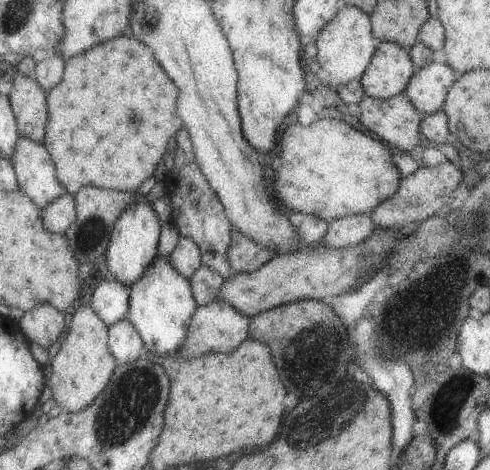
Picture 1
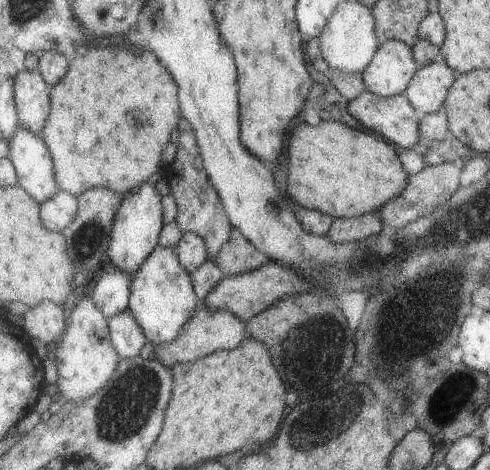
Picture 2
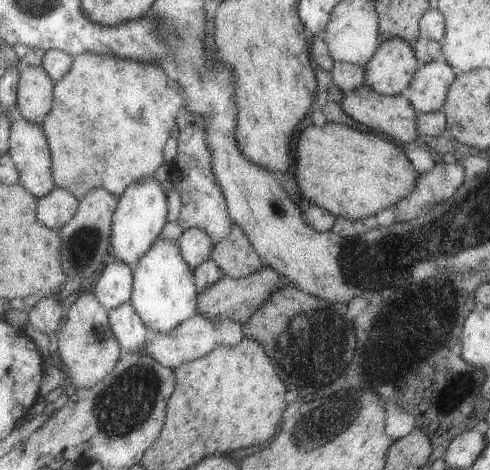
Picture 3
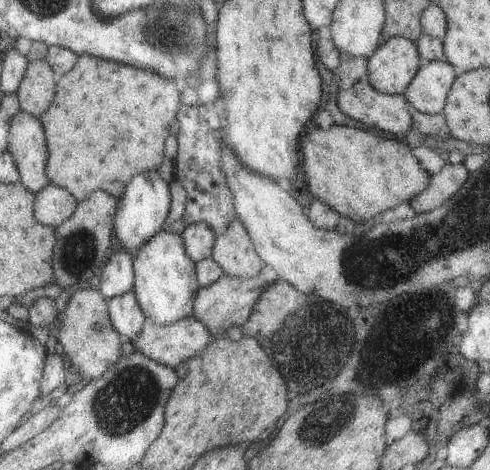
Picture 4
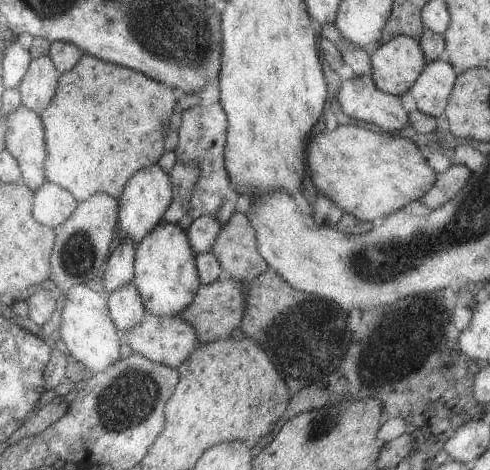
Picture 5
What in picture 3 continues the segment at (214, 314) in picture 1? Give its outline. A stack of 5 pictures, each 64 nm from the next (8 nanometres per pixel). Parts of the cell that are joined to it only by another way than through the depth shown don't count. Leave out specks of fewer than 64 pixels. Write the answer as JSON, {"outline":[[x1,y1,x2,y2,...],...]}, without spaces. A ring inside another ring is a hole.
{"outline":[[193,314,191,318,183,320,177,328,169,330,169,334,153,334,145,344,143,344,143,352,145,356,151,356,155,362,159,362,161,366,173,370,175,366,179,366,185,360,193,360,199,356,207,356,211,348,215,346,235,346,243,340,243,328,241,324,233,322,233,320,219,320,219,322,211,322,207,318,203,318,201,314]]}

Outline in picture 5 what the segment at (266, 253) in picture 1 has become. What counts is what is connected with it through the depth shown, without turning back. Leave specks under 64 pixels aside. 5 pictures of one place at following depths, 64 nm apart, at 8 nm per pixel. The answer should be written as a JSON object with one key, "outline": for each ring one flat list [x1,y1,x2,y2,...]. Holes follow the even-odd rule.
{"outline":[[235,210,227,224,221,226,209,252,233,280,251,280,269,270,269,264,257,250,255,230,249,218,243,216,243,210]]}

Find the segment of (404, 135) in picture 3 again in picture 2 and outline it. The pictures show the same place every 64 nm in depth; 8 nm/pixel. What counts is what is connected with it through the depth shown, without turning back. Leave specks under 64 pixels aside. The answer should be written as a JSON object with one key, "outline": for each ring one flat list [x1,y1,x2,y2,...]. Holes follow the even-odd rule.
{"outline":[[365,90,359,96,355,96,351,102,347,102,347,112,359,122,361,130,365,130,397,148,401,146,401,148,411,148,411,150,419,140,419,120,425,116,423,112,415,110,403,94,397,94,391,98,381,98,371,92,365,92]]}

